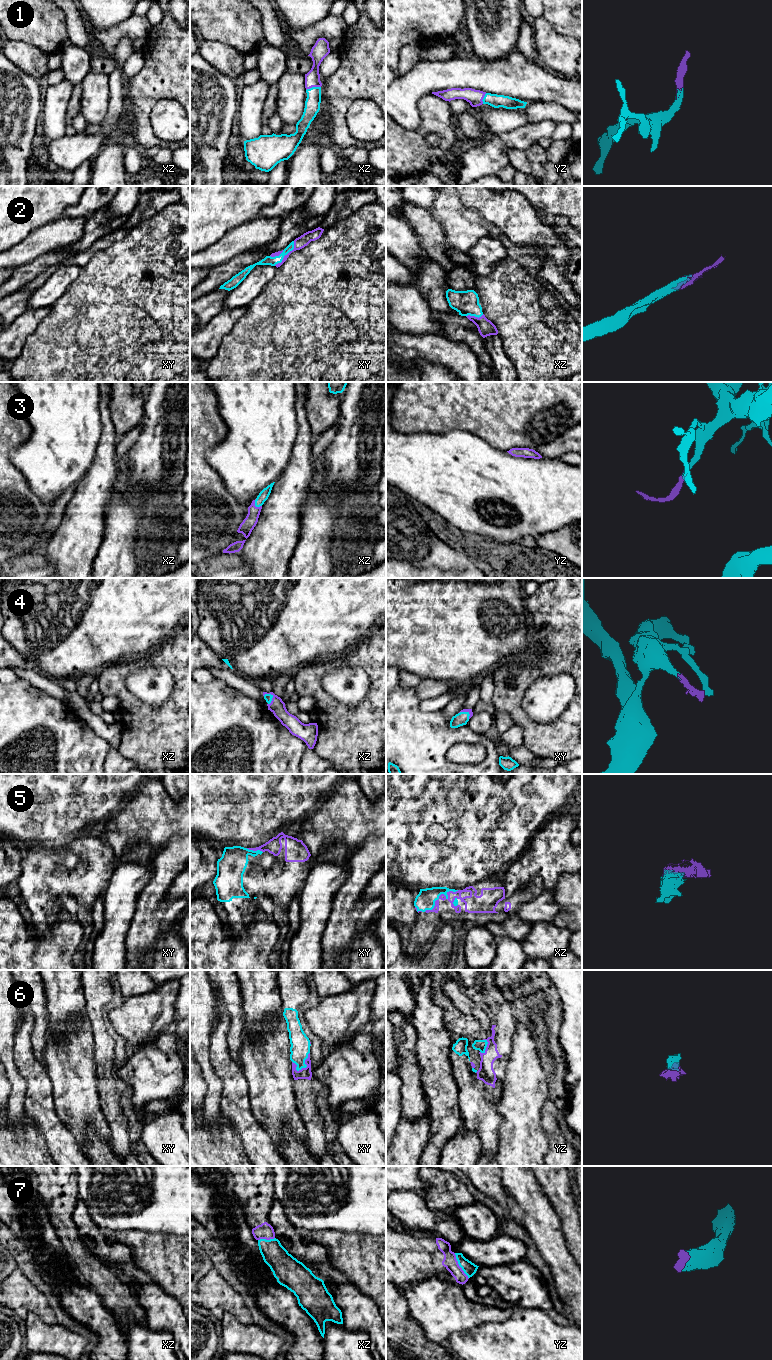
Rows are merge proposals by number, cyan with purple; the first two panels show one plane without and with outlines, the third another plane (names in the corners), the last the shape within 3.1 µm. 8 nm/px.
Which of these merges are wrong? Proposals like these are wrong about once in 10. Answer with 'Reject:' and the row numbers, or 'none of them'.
Reject: none of them

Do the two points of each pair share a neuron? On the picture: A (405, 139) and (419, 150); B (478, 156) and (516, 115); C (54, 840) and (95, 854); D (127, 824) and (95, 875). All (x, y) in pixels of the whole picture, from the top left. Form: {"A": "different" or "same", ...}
{"A": "same", "B": "different", "C": "different", "D": "different"}

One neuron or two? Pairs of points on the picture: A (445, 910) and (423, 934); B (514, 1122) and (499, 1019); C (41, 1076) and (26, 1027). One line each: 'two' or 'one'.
A: one
B: two
C: one

